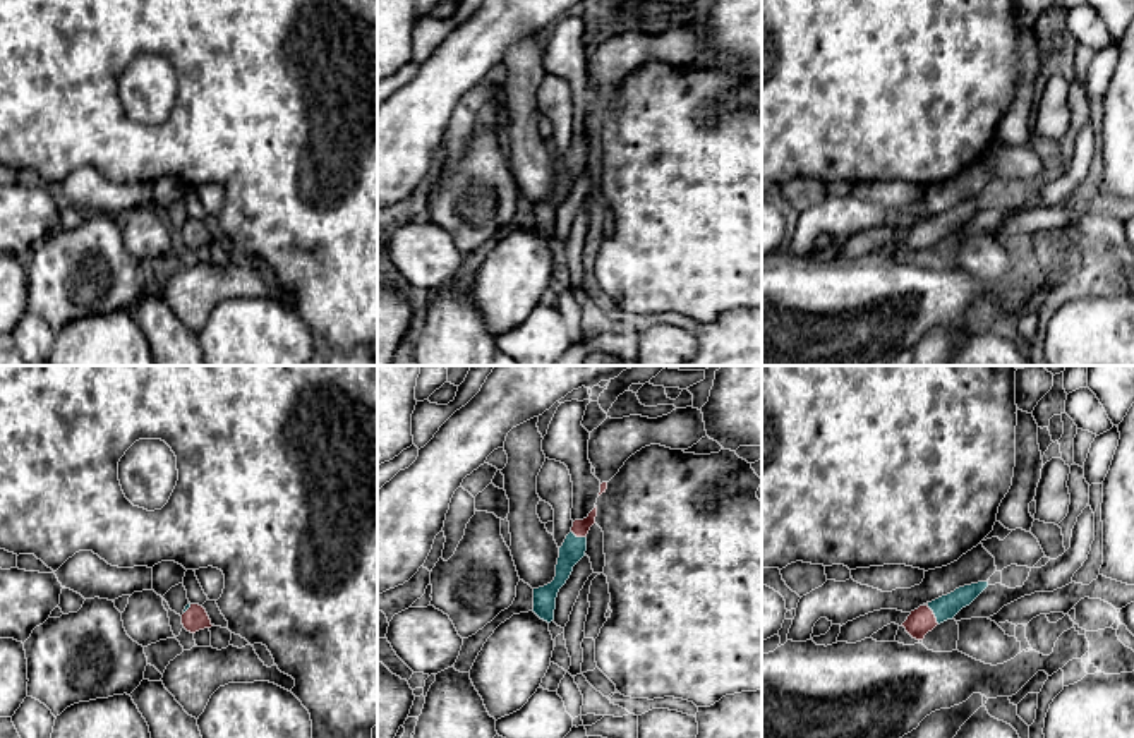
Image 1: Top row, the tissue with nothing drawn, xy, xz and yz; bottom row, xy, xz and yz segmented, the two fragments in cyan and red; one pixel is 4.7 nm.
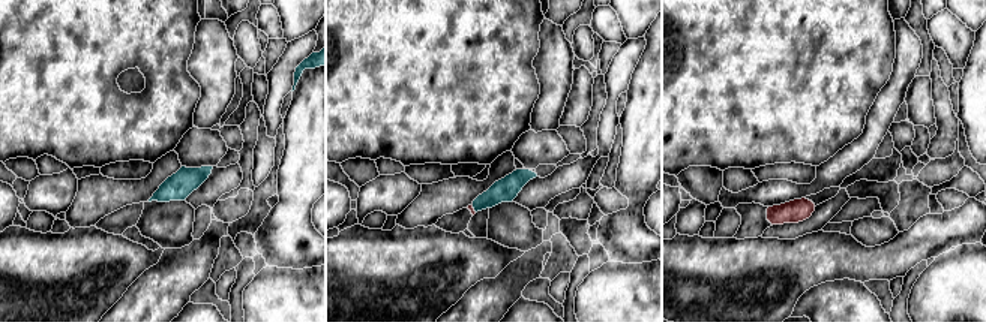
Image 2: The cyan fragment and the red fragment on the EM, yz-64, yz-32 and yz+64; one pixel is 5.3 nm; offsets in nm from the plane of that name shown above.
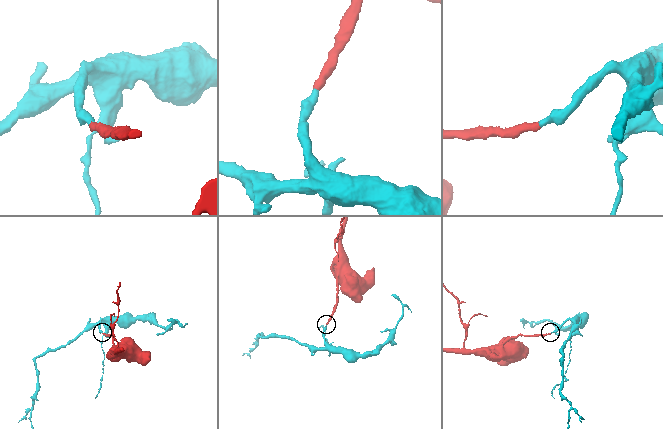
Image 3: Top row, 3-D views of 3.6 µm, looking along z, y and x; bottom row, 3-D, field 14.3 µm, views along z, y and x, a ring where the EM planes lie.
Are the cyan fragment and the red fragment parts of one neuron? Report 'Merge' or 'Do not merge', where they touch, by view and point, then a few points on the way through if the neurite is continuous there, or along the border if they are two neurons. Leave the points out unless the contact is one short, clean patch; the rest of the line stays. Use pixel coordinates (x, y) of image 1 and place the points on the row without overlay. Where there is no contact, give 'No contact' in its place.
Merge. Touches cyan at yz (934, 229). Path across: yz (944, 223), (934, 229), (920, 237)

